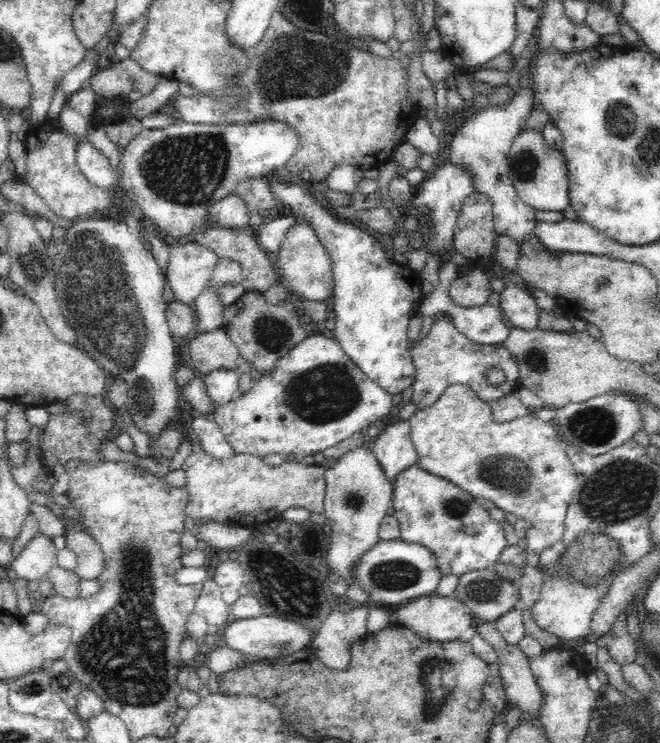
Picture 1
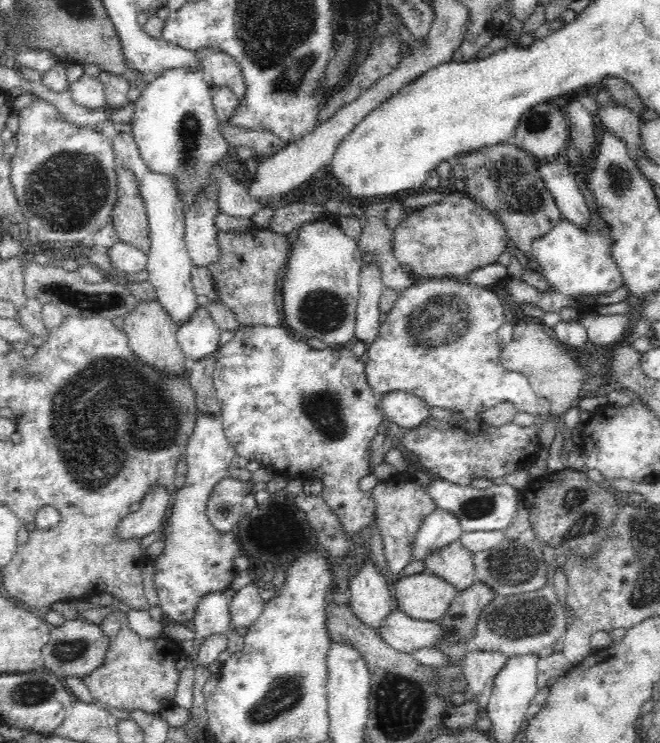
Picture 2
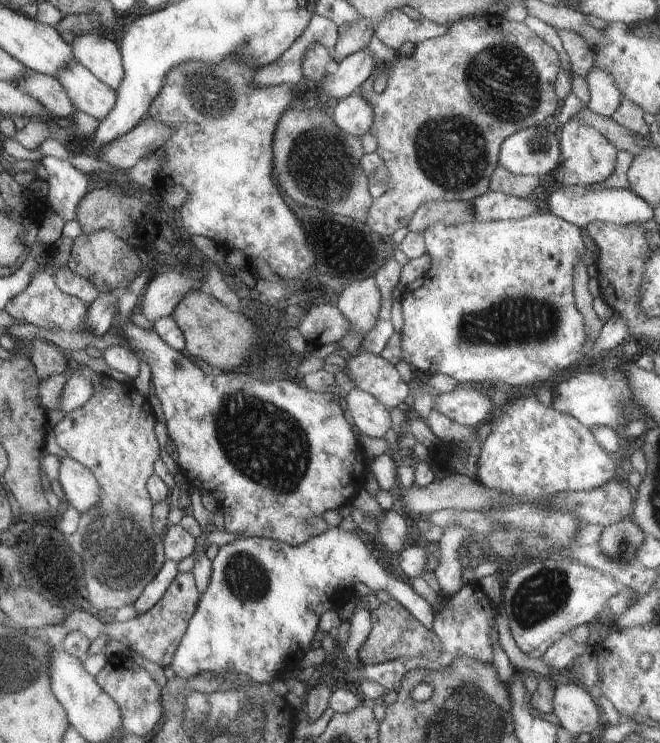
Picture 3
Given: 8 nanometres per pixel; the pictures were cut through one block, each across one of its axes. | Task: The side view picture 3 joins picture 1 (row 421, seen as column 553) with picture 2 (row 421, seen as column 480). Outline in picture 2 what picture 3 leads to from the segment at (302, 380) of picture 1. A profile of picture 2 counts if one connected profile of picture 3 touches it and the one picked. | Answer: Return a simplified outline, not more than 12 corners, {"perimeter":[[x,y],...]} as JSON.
{"perimeter":[[242,326],[213,388],[238,456],[324,482],[348,538],[383,419],[350,348]]}

